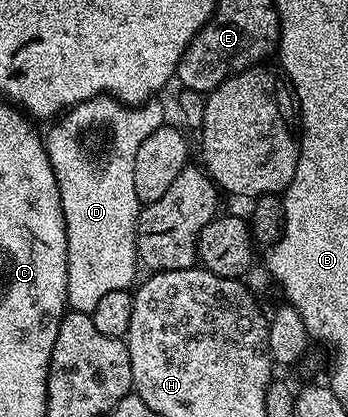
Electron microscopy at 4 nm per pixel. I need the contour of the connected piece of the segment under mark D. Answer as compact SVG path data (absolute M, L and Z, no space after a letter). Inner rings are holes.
M105 94L69 108L51 126L55 127L50 132L45 132L48 161L56 177L60 209L64 213L66 226L66 301L75 311L93 313L96 304L108 293L130 291L135 286L134 274L140 271L136 242L140 210L140 200L136 197L136 149L144 145L144 137L156 133L156 129L163 125L161 102L147 101L141 105L127 106ZM89 131L106 131L107 137L110 138L99 163L86 152L86 147L82 144L82 135L88 134Z

